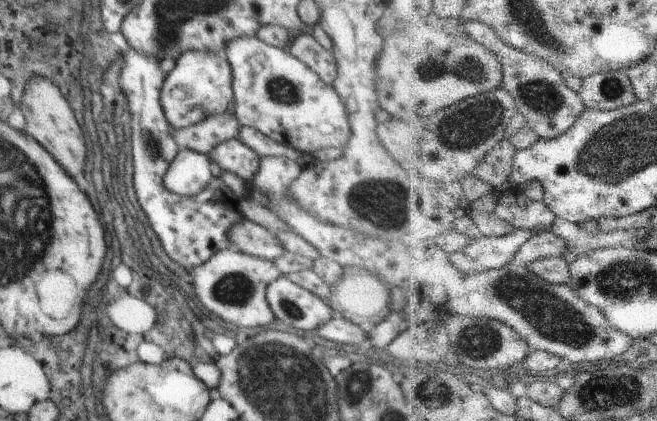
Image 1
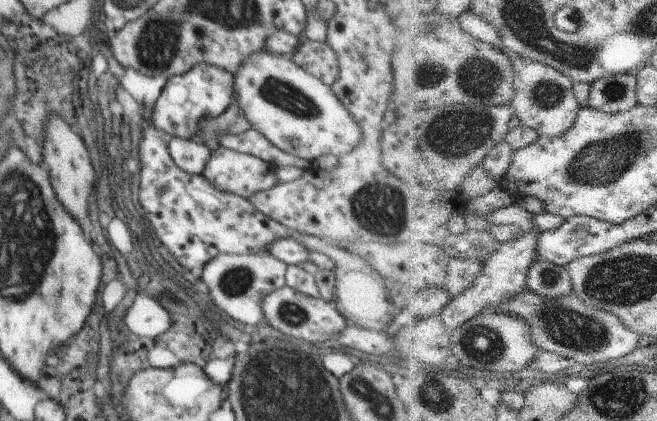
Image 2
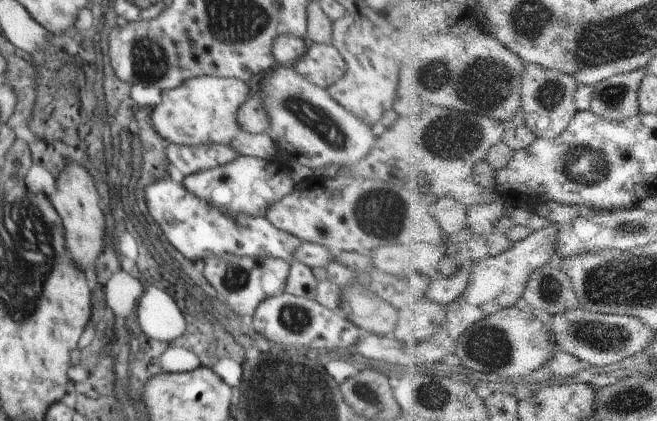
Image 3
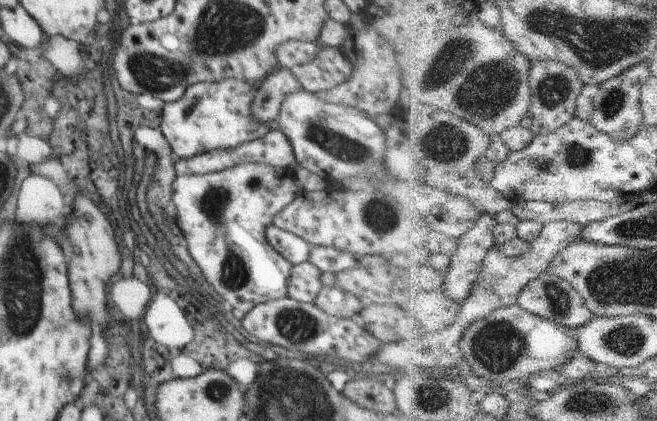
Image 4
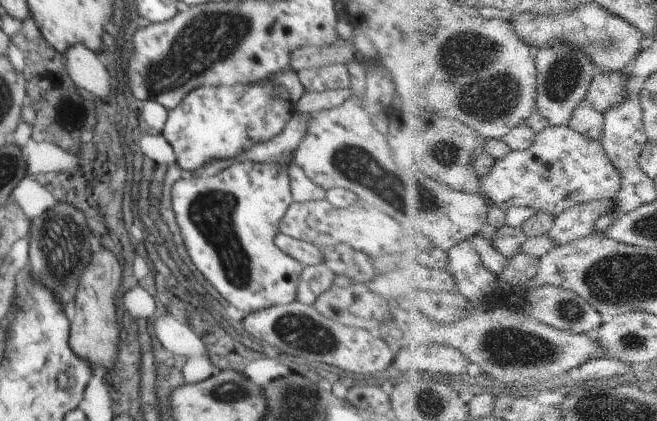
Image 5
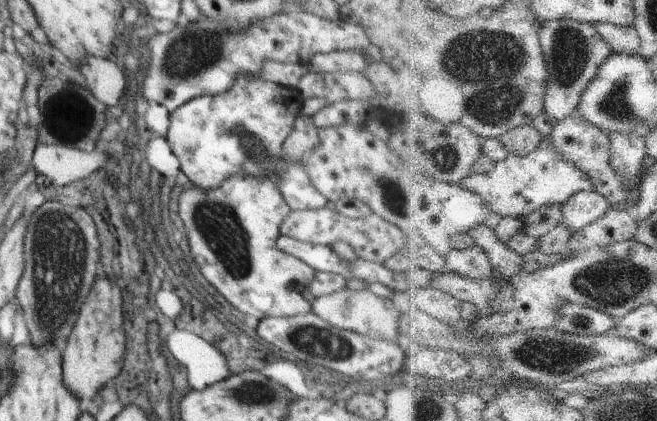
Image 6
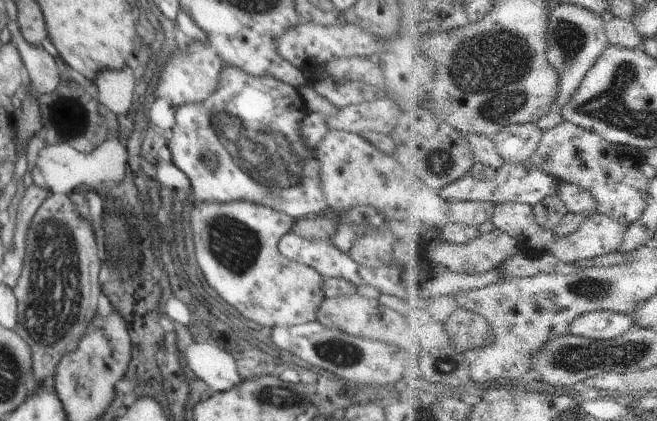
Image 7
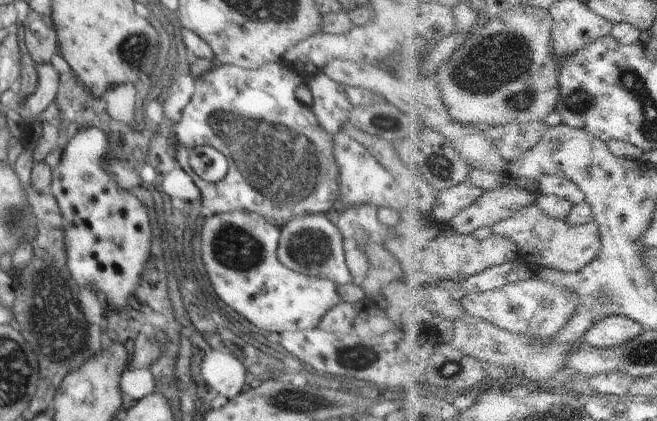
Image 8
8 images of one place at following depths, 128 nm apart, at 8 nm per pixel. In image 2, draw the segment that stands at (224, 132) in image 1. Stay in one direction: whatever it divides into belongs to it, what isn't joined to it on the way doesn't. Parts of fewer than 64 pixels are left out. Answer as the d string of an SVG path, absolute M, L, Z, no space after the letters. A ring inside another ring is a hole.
M236 100L215 119L202 119L195 140L204 143L209 149L218 148L218 133L242 134L250 130L251 124Z

